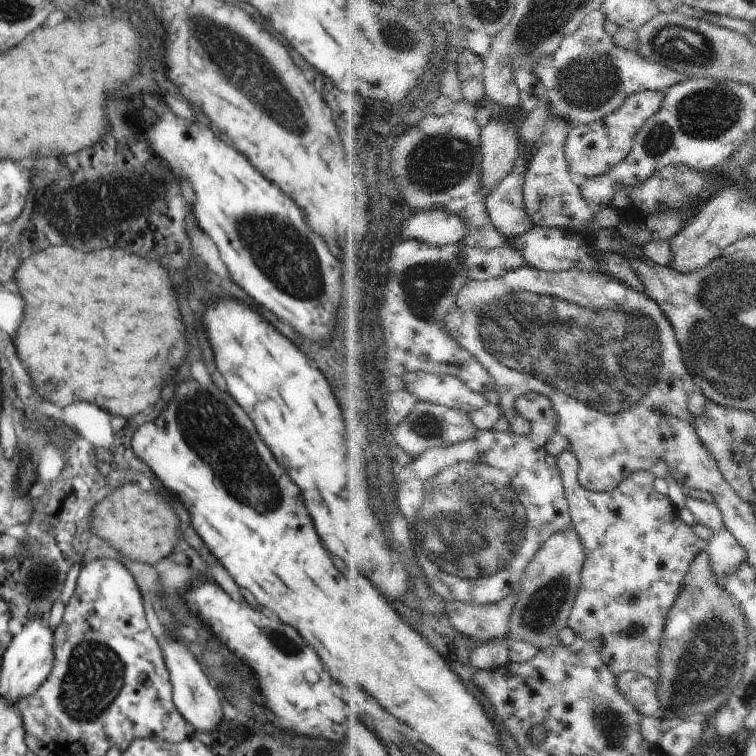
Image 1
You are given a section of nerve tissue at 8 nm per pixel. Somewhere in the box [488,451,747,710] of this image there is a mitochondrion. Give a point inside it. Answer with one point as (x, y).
(709, 656)

